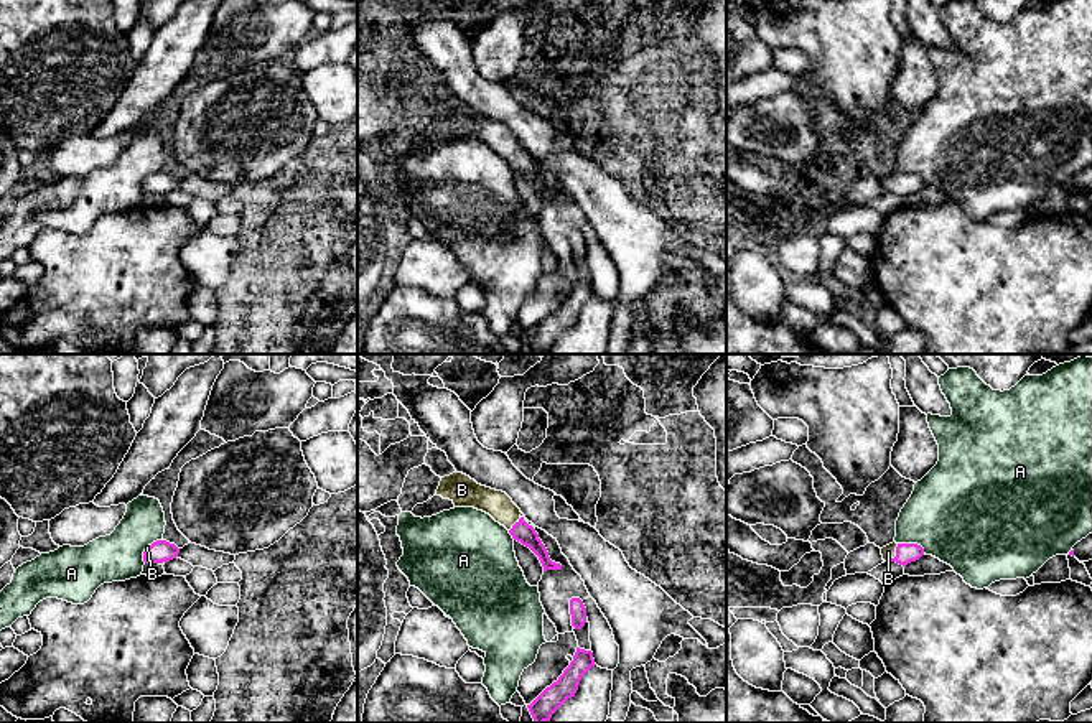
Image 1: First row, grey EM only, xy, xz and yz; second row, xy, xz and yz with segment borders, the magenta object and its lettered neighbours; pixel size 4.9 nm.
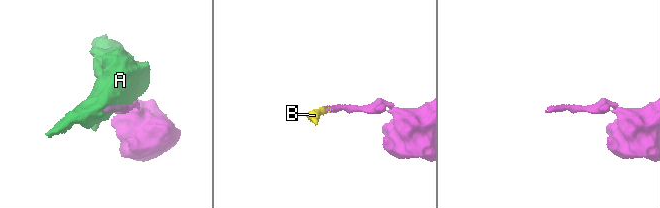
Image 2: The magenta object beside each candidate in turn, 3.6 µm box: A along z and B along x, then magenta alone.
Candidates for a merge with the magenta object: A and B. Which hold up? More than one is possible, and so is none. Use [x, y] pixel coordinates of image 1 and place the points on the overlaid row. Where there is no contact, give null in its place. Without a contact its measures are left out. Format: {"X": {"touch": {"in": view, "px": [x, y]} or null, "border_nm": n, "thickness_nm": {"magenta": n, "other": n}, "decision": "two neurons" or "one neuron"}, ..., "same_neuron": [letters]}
{"A": {"touch": {"in": "xy", "px": [145, 549]}, "border_nm": 150, "thickness_nm": {"magenta": 110, "other": 240}, "decision": "two neurons"}, "B": {"touch": {"in": "yz", "px": [896, 554]}, "border_nm": 90, "thickness_nm": {"magenta": 100, "other": 70}, "decision": "one neuron"}, "same_neuron": ["B"]}

